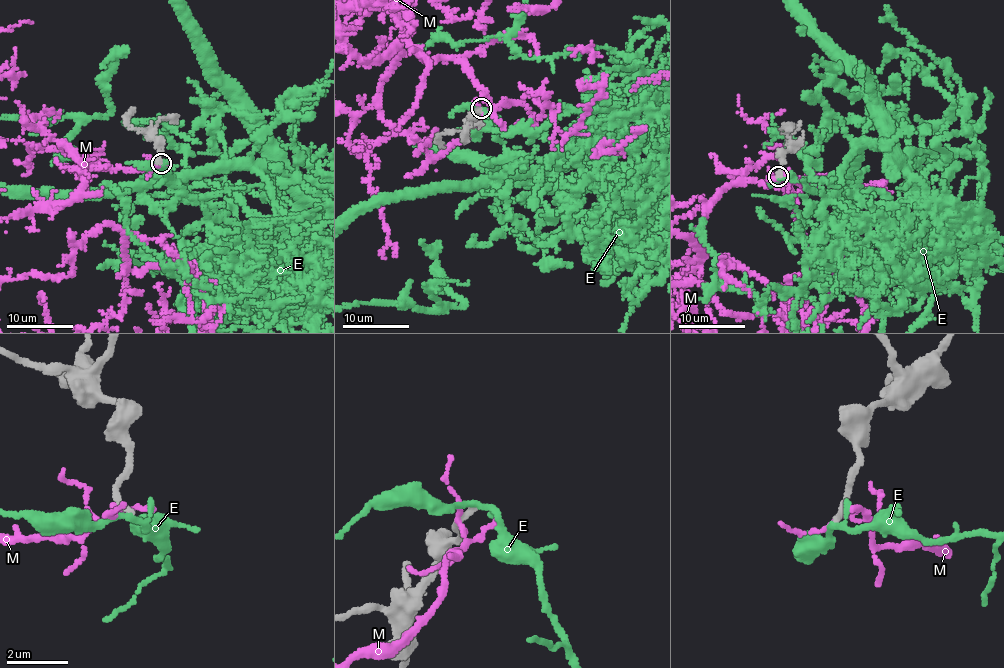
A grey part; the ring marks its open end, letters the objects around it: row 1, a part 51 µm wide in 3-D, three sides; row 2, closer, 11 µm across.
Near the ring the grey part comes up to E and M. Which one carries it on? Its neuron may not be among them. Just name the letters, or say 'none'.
none

